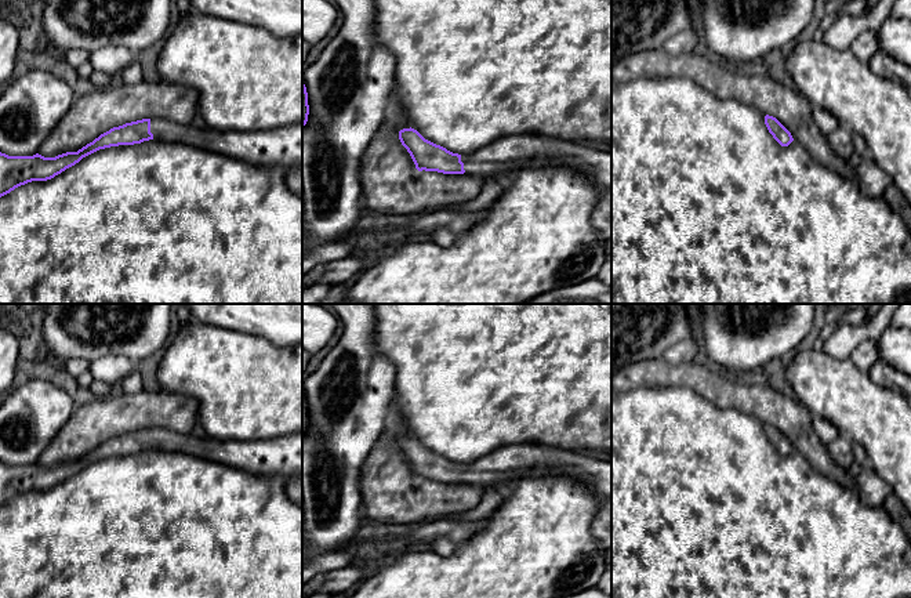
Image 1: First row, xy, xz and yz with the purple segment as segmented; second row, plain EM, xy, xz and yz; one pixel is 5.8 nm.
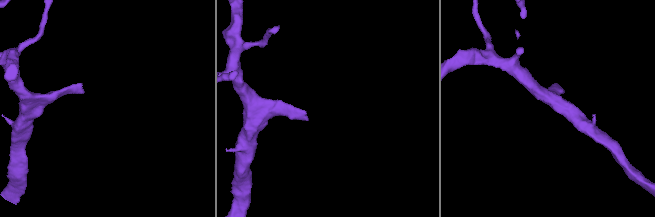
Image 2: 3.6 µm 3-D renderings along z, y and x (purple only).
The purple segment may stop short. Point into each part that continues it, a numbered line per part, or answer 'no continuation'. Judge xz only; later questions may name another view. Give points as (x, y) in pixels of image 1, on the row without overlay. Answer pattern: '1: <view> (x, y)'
1: xz (510, 463)

